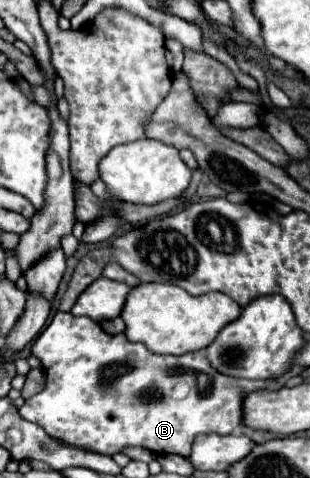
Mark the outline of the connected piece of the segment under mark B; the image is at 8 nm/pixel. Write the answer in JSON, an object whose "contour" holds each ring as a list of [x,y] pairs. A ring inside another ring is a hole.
{"contour":[[[60,312],[48,328],[36,338],[32,356],[42,362],[46,386],[40,394],[26,400],[20,416],[40,424],[50,436],[90,452],[114,456],[128,446],[142,446],[156,454],[191,454],[192,442],[198,434],[230,434],[242,422],[242,398],[248,392],[270,388],[272,380],[236,380],[216,372],[204,352],[188,352],[182,356],[162,356],[150,352],[144,344],[132,344],[124,334],[106,334],[98,322],[90,318],[74,318],[70,312]],[[176,384],[190,386],[184,398],[176,398]]]}

